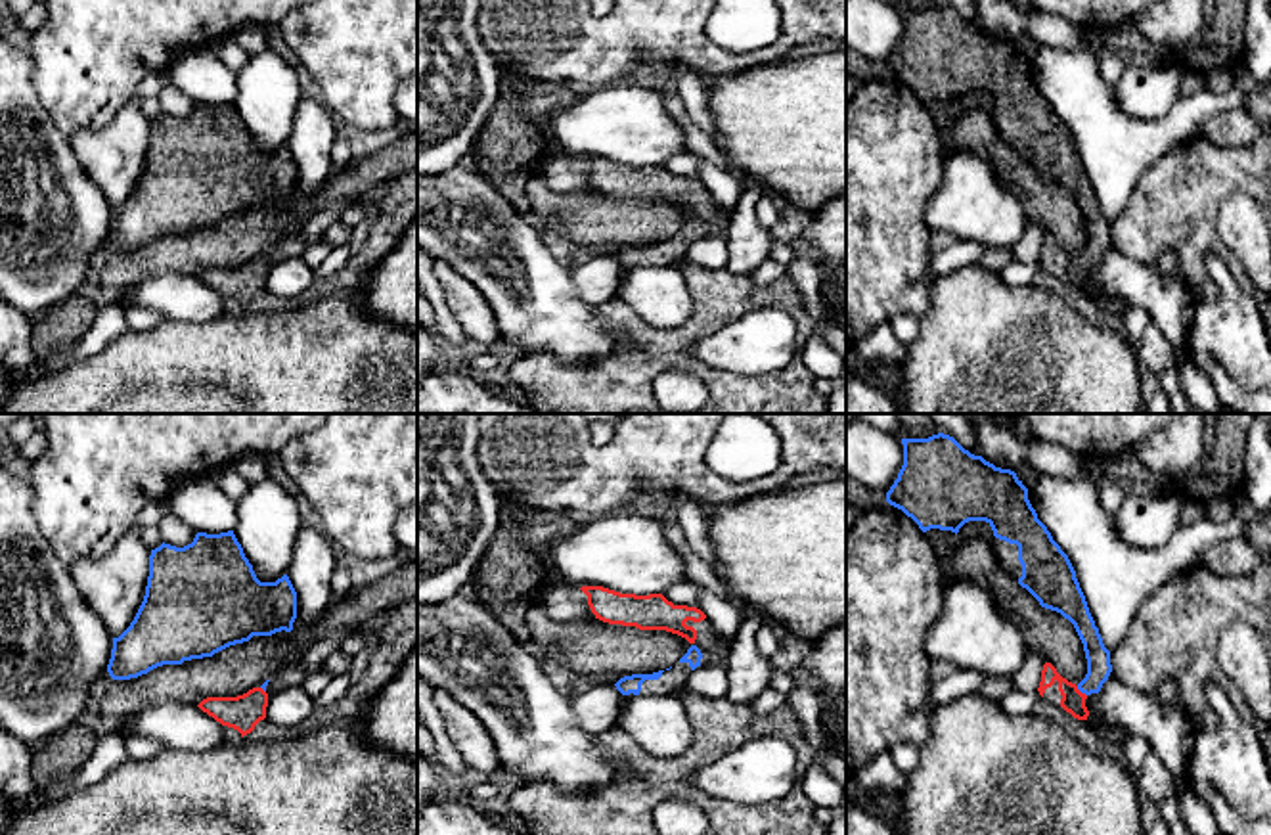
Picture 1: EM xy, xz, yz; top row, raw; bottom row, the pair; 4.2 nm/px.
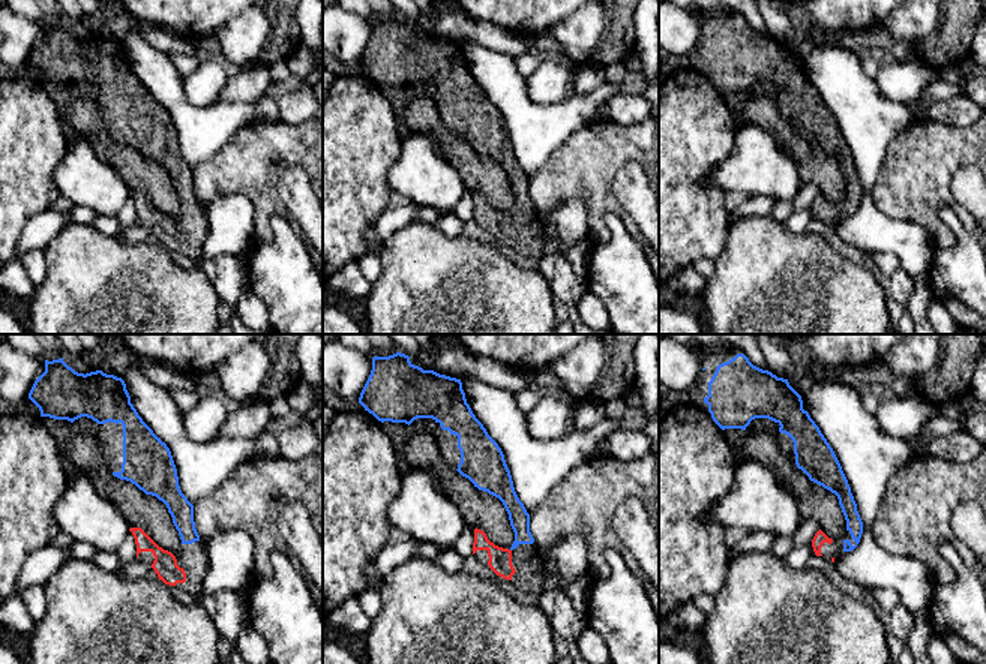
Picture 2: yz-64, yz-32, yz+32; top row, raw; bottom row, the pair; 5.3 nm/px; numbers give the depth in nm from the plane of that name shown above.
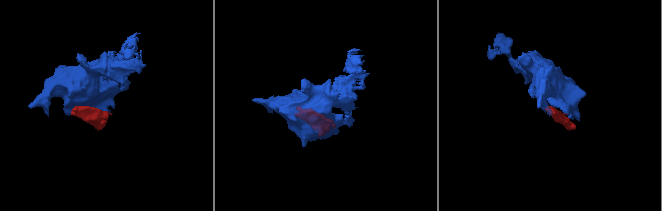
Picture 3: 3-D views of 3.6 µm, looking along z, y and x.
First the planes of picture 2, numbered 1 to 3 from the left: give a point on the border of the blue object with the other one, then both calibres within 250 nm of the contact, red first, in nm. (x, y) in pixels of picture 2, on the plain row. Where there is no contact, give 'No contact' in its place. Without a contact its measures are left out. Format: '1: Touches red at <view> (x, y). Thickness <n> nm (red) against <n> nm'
1: No contact
2: No contact
3: No contact

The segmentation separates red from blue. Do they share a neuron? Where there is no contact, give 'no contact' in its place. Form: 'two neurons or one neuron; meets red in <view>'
one neuron; meets red in yz

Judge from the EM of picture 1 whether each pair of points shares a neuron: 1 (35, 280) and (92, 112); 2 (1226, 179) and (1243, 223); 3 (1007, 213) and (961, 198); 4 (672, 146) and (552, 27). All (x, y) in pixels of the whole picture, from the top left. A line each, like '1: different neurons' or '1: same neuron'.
1: different neurons
2: different neurons
3: same neuron
4: different neurons

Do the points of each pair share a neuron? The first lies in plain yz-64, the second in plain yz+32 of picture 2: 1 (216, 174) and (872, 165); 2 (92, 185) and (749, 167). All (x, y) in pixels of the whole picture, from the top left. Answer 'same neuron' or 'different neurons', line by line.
1: different neurons
2: same neuron

